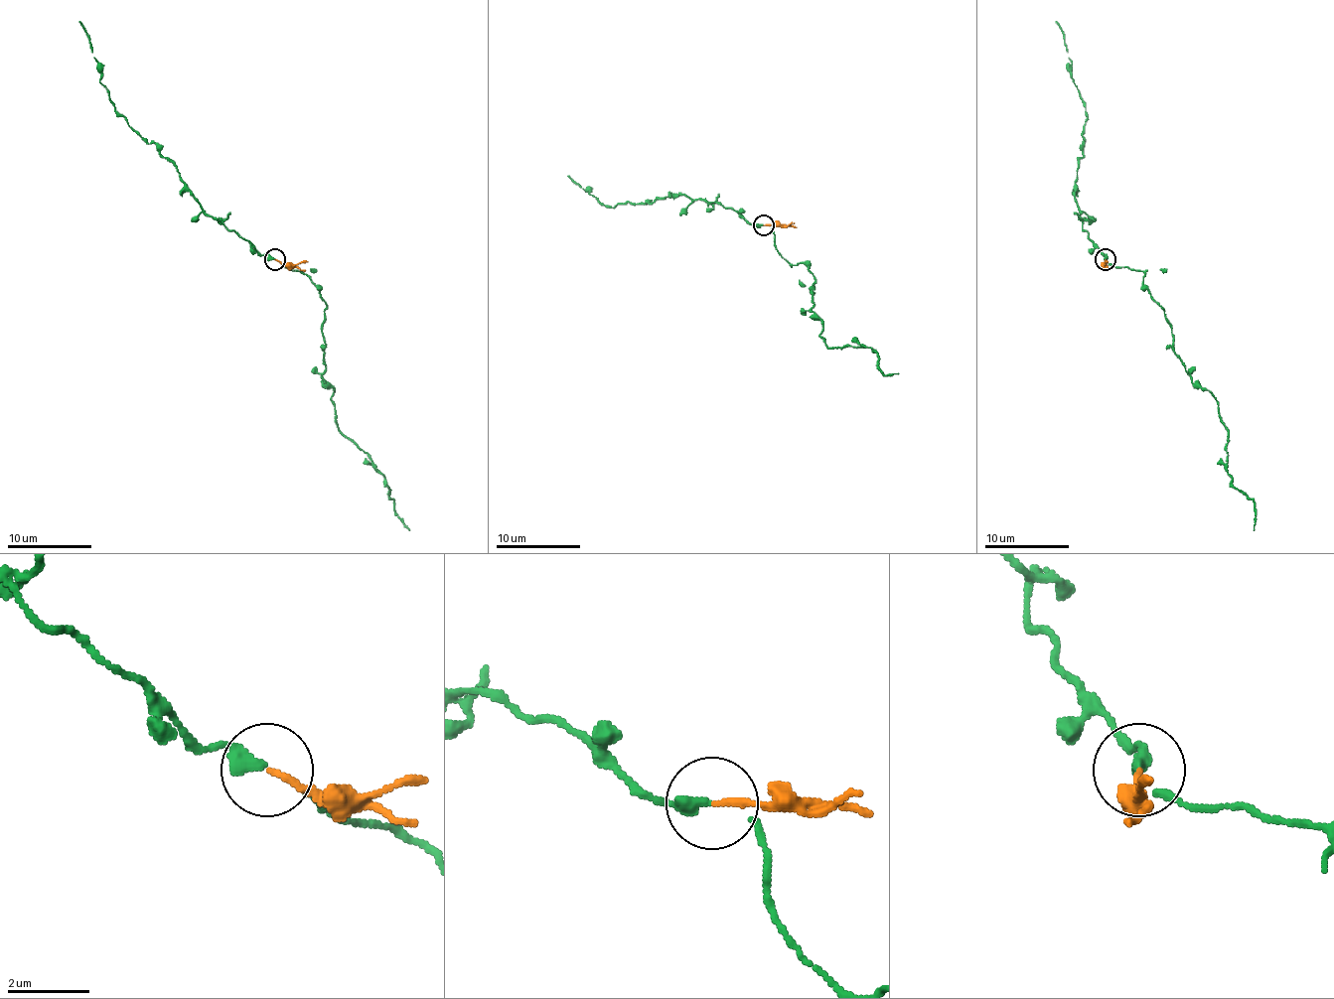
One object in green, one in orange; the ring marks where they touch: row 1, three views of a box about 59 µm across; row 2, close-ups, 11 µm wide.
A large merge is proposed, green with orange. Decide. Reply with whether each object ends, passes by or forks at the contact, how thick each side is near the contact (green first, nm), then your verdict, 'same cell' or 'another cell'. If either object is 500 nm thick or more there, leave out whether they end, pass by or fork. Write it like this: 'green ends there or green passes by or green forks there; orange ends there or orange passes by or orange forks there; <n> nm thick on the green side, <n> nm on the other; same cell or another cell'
green passes by; orange ends there; 240 nm thick on the green side, 140 nm on the other; another cell

